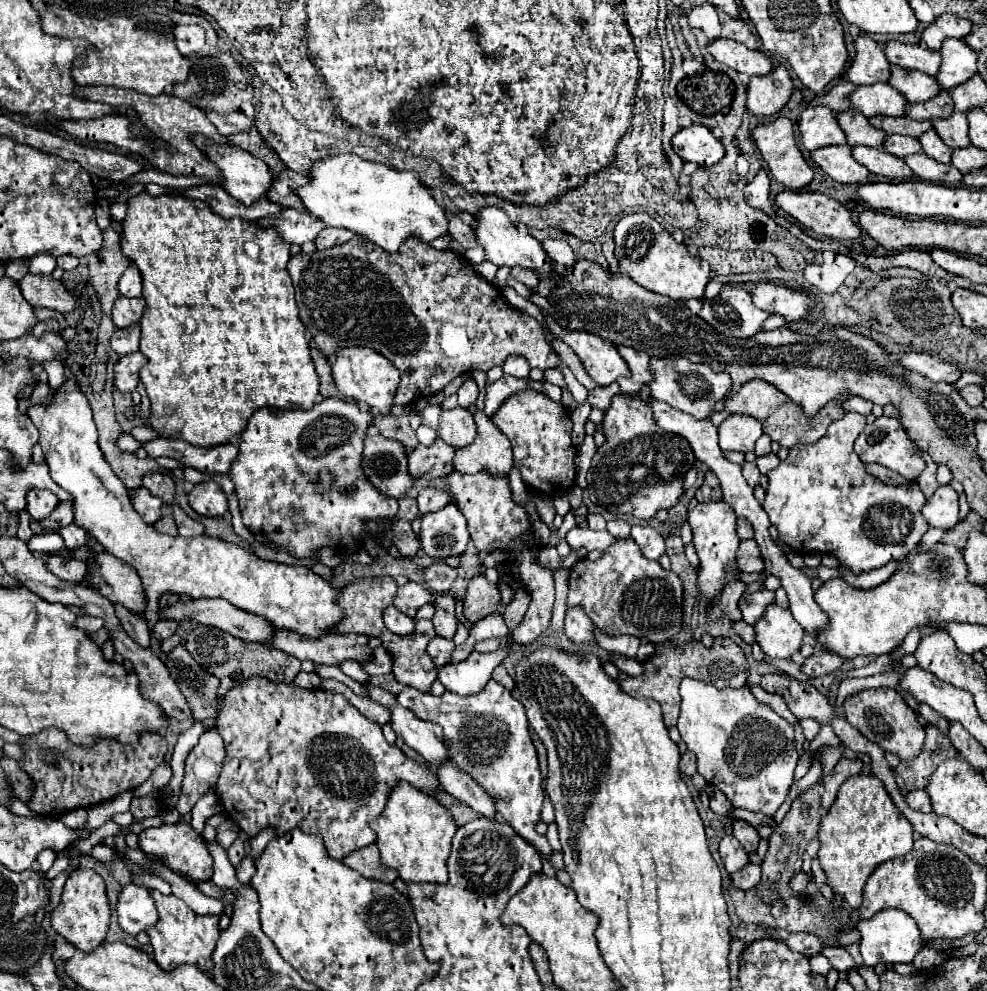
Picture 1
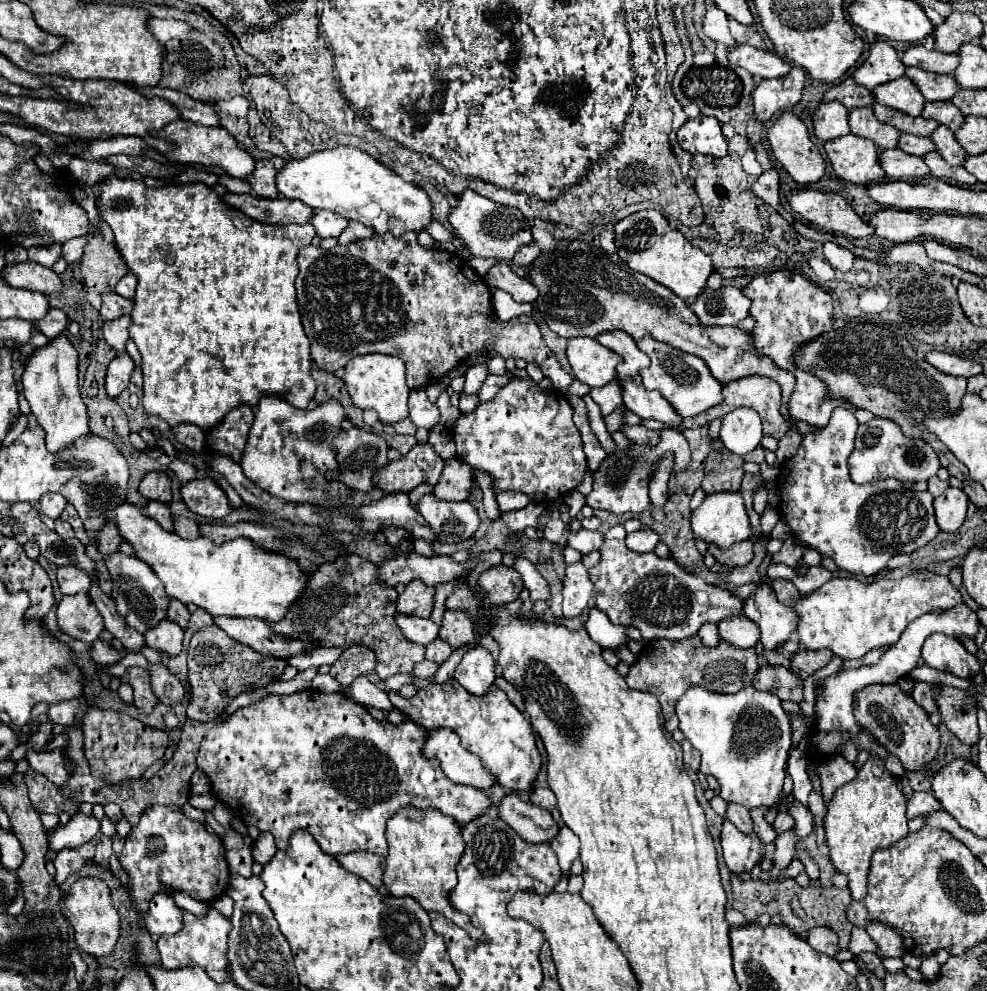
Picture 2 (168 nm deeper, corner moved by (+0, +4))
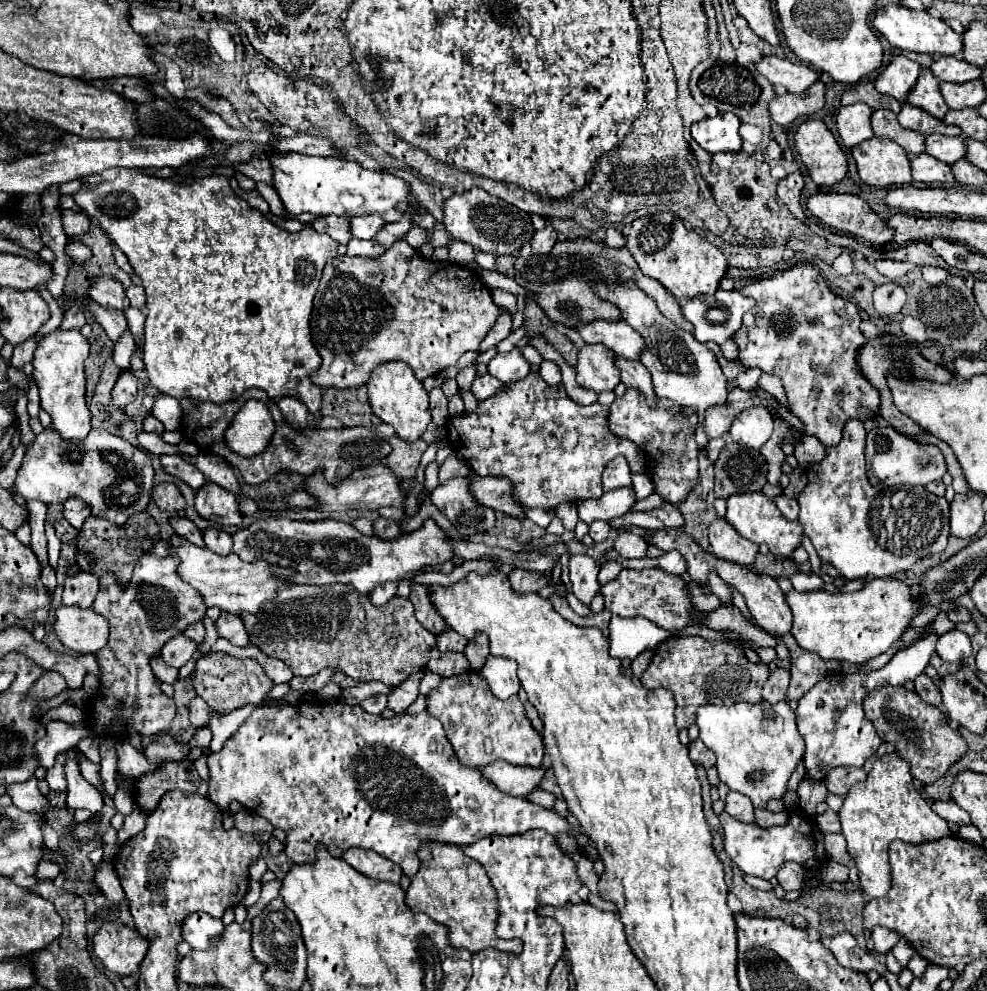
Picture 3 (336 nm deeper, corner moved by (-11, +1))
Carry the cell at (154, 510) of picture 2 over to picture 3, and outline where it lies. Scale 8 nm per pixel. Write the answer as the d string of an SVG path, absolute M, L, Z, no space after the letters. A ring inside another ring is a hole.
M173 516L171 518L171 526L173 530L177 532L177 536L189 540L191 544L199 546L199 548L205 548L205 542L203 542L203 532L187 518L181 518L181 516Z

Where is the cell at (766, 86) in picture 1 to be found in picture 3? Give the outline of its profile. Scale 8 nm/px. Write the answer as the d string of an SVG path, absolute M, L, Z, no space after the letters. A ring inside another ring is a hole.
M819 80L811 90L803 94L783 94L769 104L769 112L775 124L789 128L797 118L819 112L825 104L825 84Z

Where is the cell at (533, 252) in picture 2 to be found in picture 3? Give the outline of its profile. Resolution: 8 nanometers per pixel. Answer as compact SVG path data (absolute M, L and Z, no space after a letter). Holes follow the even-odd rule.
M547 224L543 230L537 230L533 234L531 248L533 248L535 254L545 254L545 252L549 252L553 248L555 242L557 242L557 230L551 224Z

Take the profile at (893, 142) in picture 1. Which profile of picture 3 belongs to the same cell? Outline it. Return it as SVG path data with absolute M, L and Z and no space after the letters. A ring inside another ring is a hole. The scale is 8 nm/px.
M931 134L925 138L927 142L927 154L933 158L939 158L945 164L955 164L959 158L965 158L967 154L967 144L965 136L943 136L943 134Z

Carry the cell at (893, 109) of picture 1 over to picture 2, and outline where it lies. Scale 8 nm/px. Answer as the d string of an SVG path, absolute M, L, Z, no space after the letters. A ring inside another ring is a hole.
M898 77L892 83L878 85L878 87L872 89L872 93L874 93L874 99L880 105L898 109L898 111L902 111L906 115L912 115L912 117L920 115L920 111L924 107L924 101L926 101L920 95L918 87L908 77Z

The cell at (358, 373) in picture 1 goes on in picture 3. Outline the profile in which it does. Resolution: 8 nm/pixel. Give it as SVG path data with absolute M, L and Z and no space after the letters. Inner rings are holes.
M387 362L371 374L369 388L369 404L373 408L373 414L379 416L385 424L391 424L397 432L397 436L405 442L419 440L429 422L431 422L431 408L429 408L429 394L423 388L423 384L411 374L411 368L403 362Z

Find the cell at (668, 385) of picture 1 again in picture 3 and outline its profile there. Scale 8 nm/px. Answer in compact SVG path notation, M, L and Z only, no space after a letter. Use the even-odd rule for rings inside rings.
M595 282L595 292L615 304L621 310L621 320L627 322L631 328L635 328L643 340L645 350L641 352L643 366L651 372L653 390L661 398L669 398L673 402L679 402L685 408L697 408L699 424L695 428L695 441L699 447L706 447L709 440L703 430L703 412L709 406L721 404L727 398L727 378L721 372L721 366L715 358L715 354L701 342L697 342L687 330L679 328L671 320L667 320L655 306L655 300L647 296L635 282L619 282L619 284L605 284Z

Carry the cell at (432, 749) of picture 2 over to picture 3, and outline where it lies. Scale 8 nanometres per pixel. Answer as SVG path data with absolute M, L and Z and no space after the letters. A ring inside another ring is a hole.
M503 760L481 768L481 774L489 782L493 782L499 790L503 790L511 796L521 796L521 798L525 798L529 792L533 792L541 784L545 772L547 772L545 766L539 766L539 768L515 766L515 764L507 764Z

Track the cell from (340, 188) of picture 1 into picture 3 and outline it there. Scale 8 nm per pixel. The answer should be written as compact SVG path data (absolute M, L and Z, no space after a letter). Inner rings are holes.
M269 150L269 160L273 168L273 188L277 190L283 208L289 214L347 214L347 218L363 214L383 214L387 222L409 218L407 214L401 214L395 208L399 200L413 200L409 194L409 186L405 186L405 180L389 172L365 170L361 164L345 158L317 158L295 152L281 154L275 150Z

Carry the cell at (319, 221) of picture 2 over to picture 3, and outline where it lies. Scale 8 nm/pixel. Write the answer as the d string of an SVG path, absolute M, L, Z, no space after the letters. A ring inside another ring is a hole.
M363 214L363 216L349 218L349 220L351 220L353 238L365 238L365 240L373 240L375 234L387 224L385 218L379 214Z

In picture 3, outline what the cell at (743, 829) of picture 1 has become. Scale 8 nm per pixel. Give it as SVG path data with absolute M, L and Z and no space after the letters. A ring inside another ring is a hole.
M729 792L725 798L725 812L731 814L733 818L741 820L741 822L753 822L753 804L745 794L737 794L737 792Z

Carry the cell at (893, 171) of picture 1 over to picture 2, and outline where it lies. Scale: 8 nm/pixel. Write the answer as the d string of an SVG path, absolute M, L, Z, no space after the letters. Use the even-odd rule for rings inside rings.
M900 149L880 151L880 165L888 179L900 179L900 181L922 179L922 177L928 177L930 173L922 157L908 155Z

